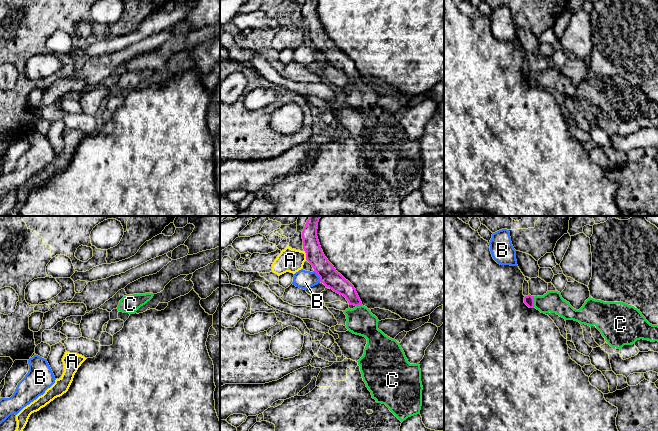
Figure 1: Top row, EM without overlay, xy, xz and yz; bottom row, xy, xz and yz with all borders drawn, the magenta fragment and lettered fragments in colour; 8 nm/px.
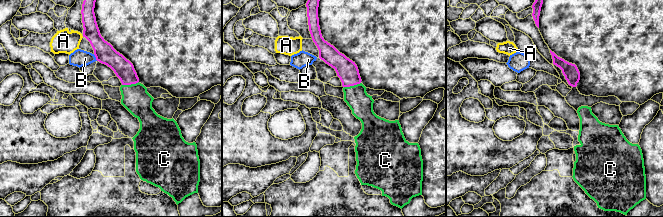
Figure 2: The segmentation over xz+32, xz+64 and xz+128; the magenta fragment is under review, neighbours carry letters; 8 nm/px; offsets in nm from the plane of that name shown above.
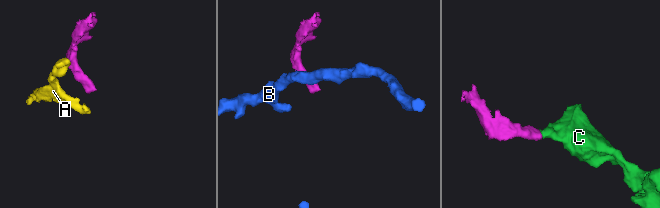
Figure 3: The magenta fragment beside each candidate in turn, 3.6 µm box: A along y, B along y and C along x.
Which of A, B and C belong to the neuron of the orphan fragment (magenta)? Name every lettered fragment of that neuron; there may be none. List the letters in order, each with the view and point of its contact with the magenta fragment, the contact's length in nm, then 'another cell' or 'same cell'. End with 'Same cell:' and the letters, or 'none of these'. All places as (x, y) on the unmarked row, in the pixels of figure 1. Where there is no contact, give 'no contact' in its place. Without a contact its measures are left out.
A: contact xz (306, 31); length 80 nm; another cell
B: contact xz (318, 51); length 110 nm; another cell
C: contact yz (533, 77); length 90 nm; same cell
Same cell: C

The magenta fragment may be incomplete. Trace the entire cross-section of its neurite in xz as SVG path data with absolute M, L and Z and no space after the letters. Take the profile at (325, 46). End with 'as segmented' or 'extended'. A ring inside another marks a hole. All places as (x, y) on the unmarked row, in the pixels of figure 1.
M305 0L302 7L303 25L306 29L306 36L312 41L314 47L320 53L320 58L334 68L343 71L353 85L346 85L346 104L353 110L363 112L367 115L363 132L357 137L360 142L363 157L371 168L372 174L377 179L385 180L389 186L403 198L408 193L420 190L422 182L422 158L419 139L410 140L403 125L395 115L385 111L378 105L378 94L373 91L362 78L354 62L336 47L334 42L325 33L318 13L318 0Z; extended

